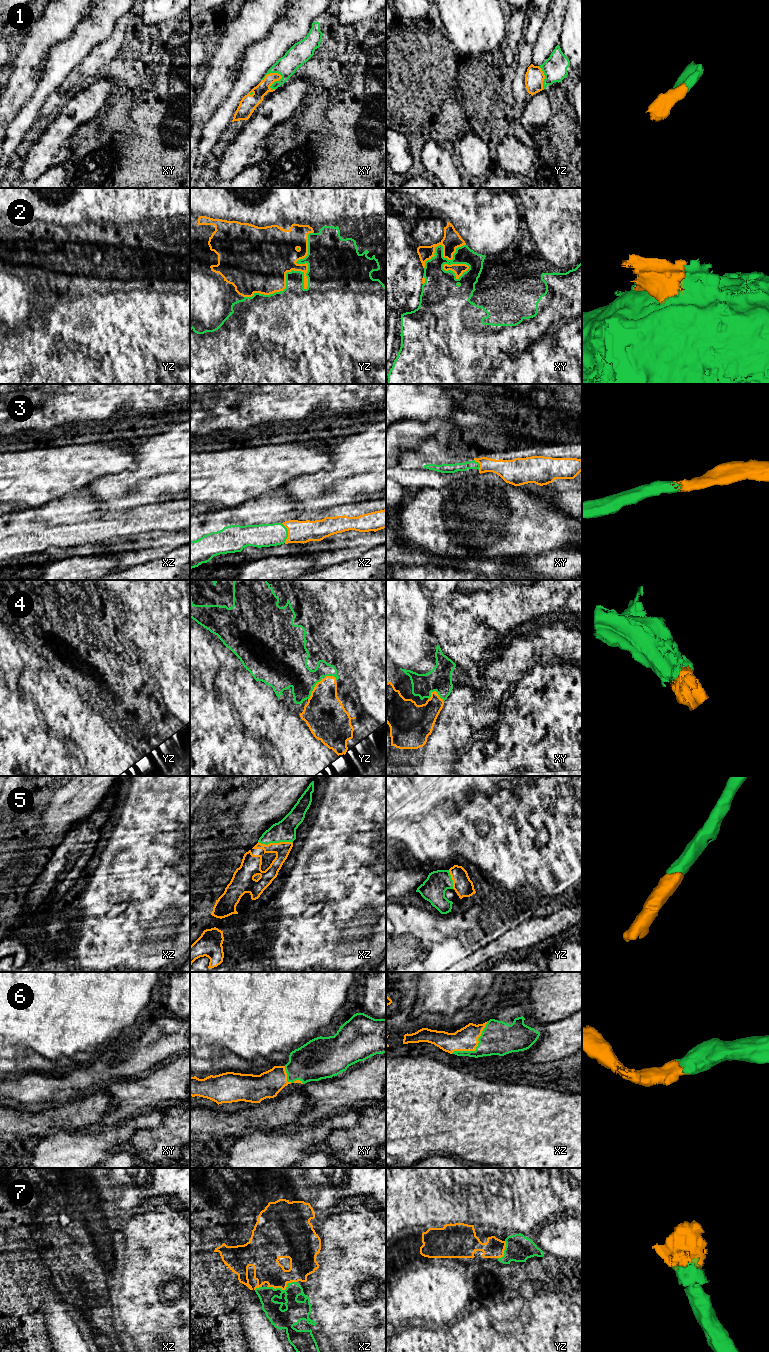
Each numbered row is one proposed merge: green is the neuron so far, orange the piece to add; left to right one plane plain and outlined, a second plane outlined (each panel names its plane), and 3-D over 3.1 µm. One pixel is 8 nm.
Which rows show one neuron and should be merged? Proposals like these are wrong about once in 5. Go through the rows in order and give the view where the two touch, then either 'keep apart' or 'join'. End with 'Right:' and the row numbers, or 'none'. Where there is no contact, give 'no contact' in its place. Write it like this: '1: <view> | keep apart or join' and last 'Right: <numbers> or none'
1: xy | join
2: yz | keep apart
3: xz | join
4: xy | join
5: xz | join
6: xz | join
7: xz | join
Right: 1, 3, 4, 5, 6, 7

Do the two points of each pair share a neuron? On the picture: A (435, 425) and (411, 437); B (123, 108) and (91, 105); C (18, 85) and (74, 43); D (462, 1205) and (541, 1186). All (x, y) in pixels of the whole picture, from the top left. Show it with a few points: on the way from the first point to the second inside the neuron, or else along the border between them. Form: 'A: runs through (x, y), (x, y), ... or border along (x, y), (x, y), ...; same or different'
A: runs through (429, 428), (417, 431); same
B: border along (113, 85), (112, 92), (104, 105), (88, 122); different
C: border along (53, 46), (46, 54), (42, 74), (34, 89); different
D: runs through (482, 1205), (521, 1205); same

